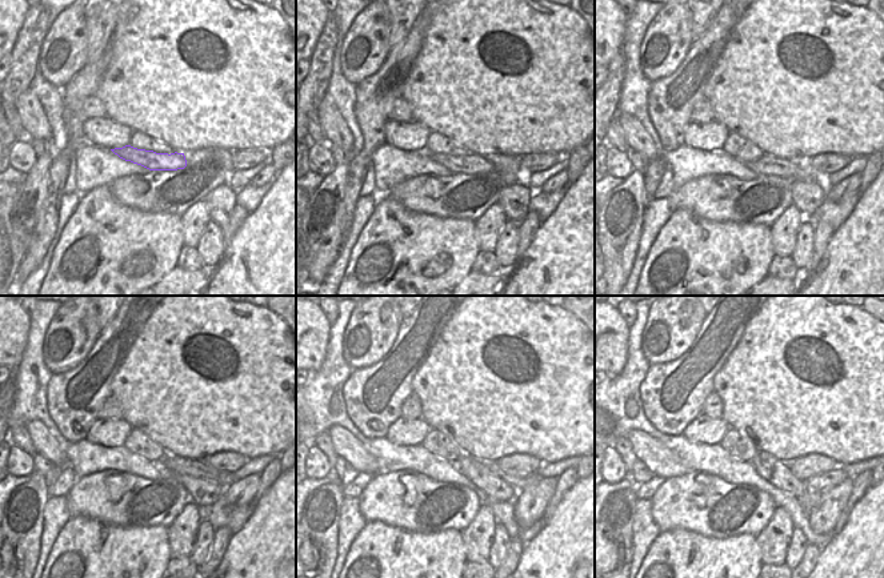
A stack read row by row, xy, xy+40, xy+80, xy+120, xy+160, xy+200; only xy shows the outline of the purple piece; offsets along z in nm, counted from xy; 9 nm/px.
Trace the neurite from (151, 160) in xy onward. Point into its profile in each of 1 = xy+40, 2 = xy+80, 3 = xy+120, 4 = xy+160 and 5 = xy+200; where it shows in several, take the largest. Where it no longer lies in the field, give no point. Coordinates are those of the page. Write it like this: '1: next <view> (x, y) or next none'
1: next xy+40 (468, 164)
2: next xy+80 (767, 165)
3: next xy+120 (176, 465)
4: next xy+160 (520, 481)
5: next xy+200 (826, 481)

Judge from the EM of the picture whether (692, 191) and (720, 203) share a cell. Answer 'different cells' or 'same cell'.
same cell

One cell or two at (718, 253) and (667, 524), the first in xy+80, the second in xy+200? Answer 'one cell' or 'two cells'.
two cells

